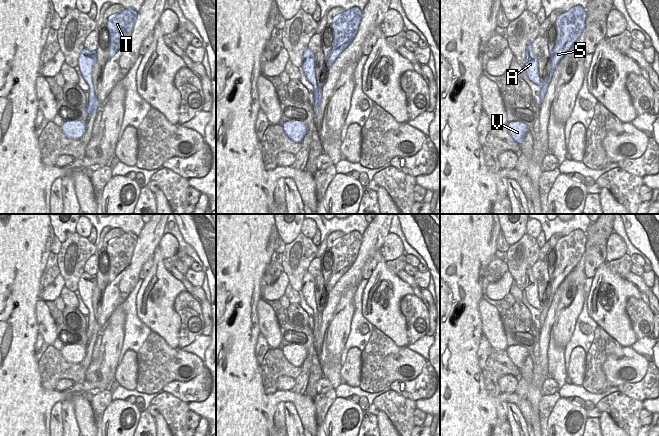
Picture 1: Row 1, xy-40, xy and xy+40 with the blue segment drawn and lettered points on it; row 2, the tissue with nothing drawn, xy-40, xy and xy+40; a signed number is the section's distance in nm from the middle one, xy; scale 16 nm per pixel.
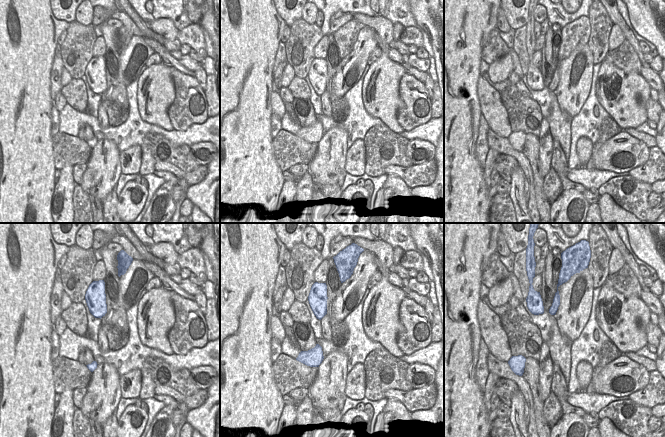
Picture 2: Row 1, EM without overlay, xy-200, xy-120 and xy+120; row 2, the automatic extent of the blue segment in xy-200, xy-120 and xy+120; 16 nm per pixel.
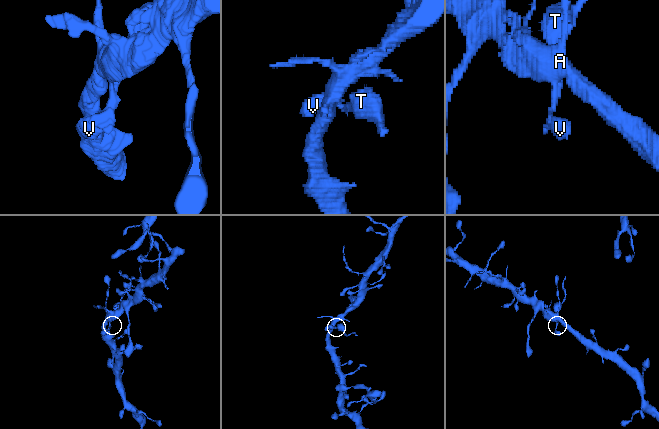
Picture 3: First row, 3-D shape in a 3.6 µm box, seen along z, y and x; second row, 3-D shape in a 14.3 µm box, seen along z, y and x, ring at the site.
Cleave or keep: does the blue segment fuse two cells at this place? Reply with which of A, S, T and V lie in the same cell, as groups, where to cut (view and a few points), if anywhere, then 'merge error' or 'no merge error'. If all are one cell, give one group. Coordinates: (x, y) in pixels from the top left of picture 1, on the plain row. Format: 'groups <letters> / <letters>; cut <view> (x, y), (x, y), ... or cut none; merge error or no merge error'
groups A / S T V; cut xy (319, 312), (314, 314); merge error

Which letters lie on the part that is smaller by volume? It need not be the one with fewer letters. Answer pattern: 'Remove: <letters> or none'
Remove: S, T, V

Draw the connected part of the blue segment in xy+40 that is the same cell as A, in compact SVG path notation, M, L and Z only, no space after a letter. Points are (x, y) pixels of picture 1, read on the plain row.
M528 266L526 271L525 292L528 303L534 308L542 311L543 308L539 302L538 283L532 273L532 267Z

